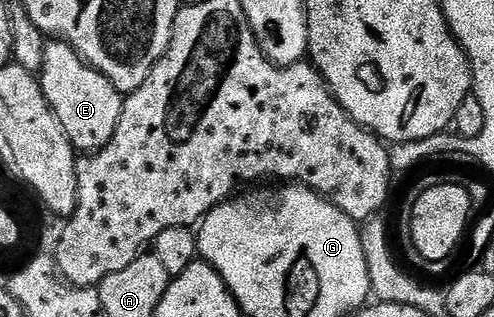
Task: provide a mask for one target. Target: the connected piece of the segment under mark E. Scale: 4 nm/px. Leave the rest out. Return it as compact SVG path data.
M59 39L46 43L39 79L55 118L59 118L78 153L92 154L111 142L111 134L115 134L115 126L119 126L119 114L125 105L123 93L94 70L71 45Z

